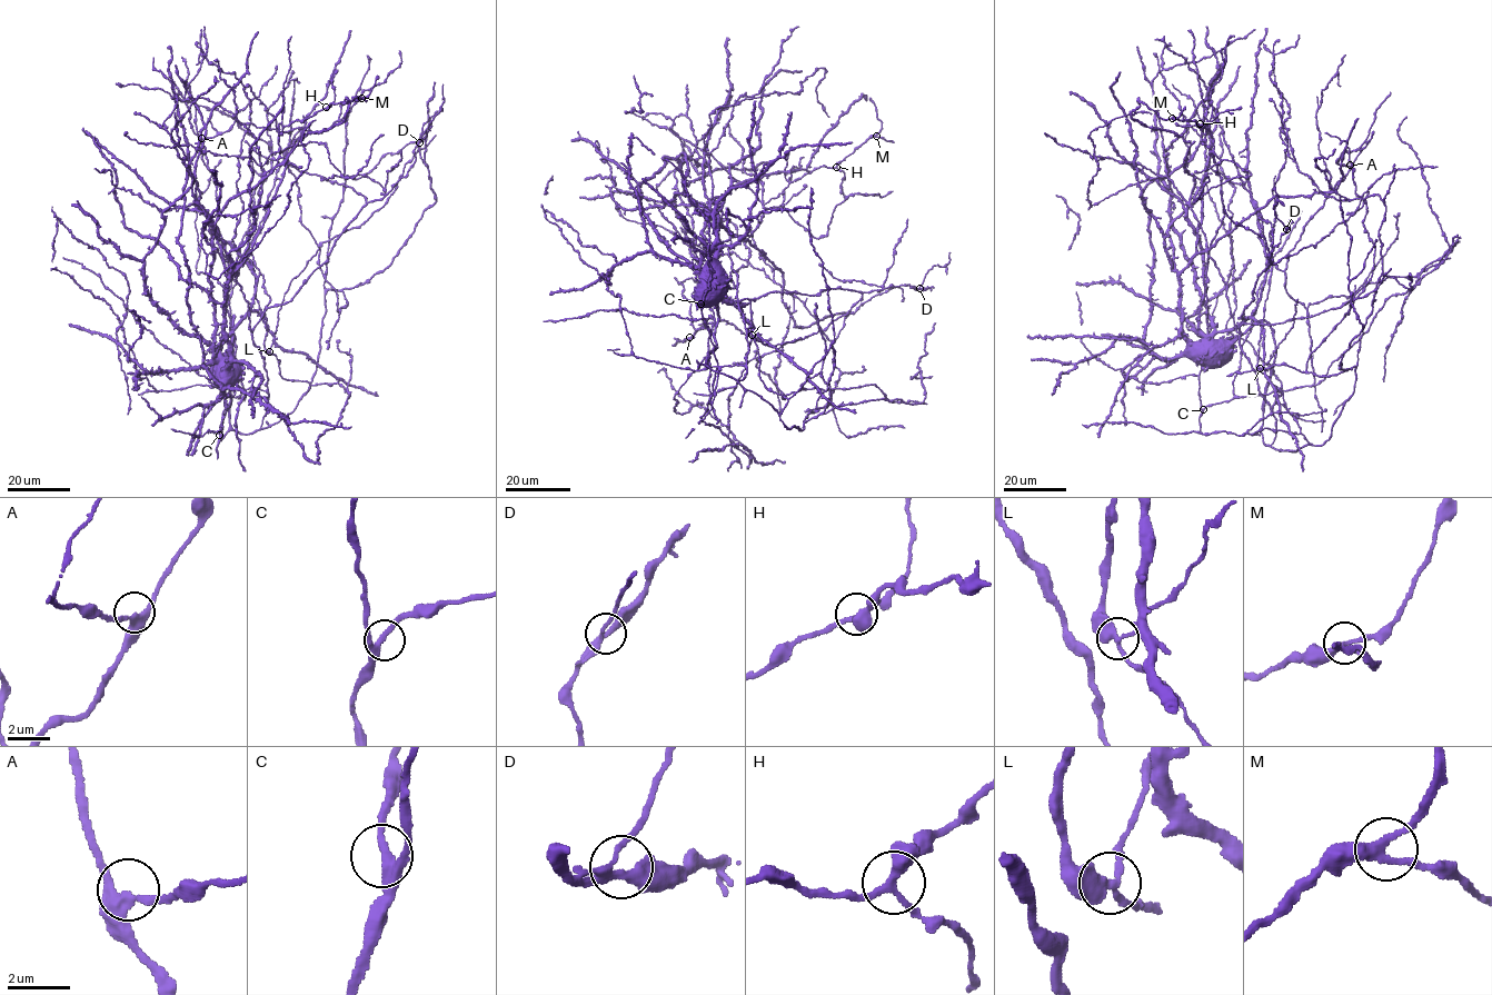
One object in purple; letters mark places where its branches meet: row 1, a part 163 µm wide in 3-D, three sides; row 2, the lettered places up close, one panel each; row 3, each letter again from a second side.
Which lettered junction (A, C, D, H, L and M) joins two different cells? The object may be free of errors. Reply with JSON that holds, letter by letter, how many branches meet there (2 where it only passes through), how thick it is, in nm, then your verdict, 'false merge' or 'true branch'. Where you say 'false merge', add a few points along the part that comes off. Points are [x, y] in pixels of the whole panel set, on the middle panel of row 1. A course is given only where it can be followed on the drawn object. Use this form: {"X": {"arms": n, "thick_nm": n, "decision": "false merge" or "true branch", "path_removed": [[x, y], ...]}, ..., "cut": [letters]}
{"A": {"arms": 3, "thick_nm": 280, "decision": "true branch"}, "C": {"arms": 3, "thick_nm": 320, "decision": "true branch"}, "D": {"arms": 3, "thick_nm": 280, "decision": "true branch"}, "H": {"arms": 3, "thick_nm": 320, "decision": "true branch"}, "L": {"arms": 3, "thick_nm": 280, "decision": "false merge", "path_removed": [[752, 335], [774, 347], [807, 337]]}, "M": {"arms": 3, "thick_nm": 260, "decision": "true branch"}, "cut": ["L"]}

